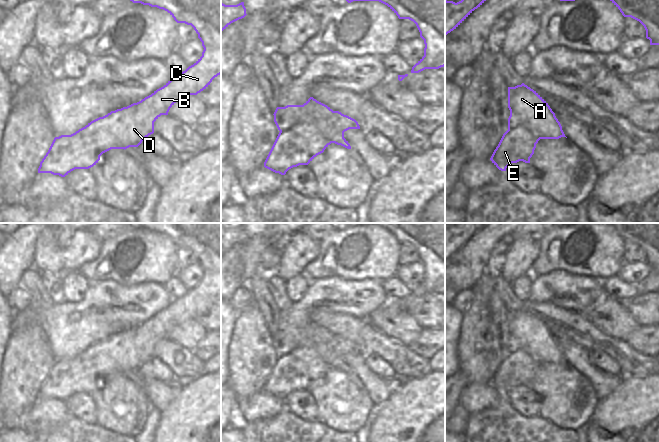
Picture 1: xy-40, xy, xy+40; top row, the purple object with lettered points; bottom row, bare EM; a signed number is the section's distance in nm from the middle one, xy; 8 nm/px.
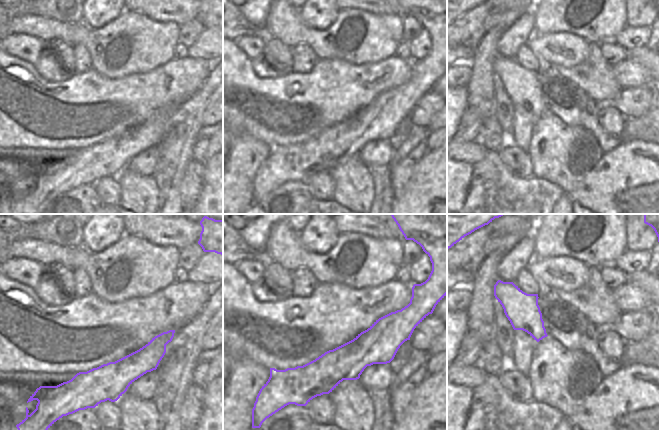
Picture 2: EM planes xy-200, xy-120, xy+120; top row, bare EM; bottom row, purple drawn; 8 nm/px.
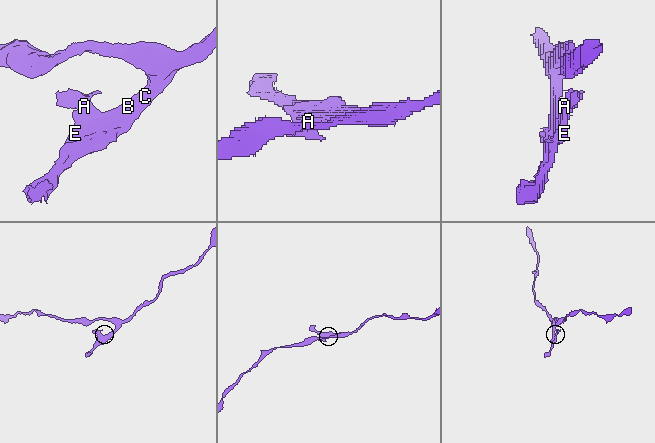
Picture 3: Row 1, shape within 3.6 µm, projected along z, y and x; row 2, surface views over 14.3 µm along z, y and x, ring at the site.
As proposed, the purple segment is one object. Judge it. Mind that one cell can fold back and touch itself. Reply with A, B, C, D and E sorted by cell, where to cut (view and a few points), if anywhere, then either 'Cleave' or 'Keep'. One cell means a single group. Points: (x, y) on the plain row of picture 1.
Groups: A / B C D E. Split along xy (280, 354), (286, 354), (299, 347), (315, 348), (332, 366). Cleave.

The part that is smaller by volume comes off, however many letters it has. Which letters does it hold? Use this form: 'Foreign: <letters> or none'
Foreign: A

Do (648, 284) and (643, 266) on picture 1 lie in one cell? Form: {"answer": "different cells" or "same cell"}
{"answer": "different cells"}

